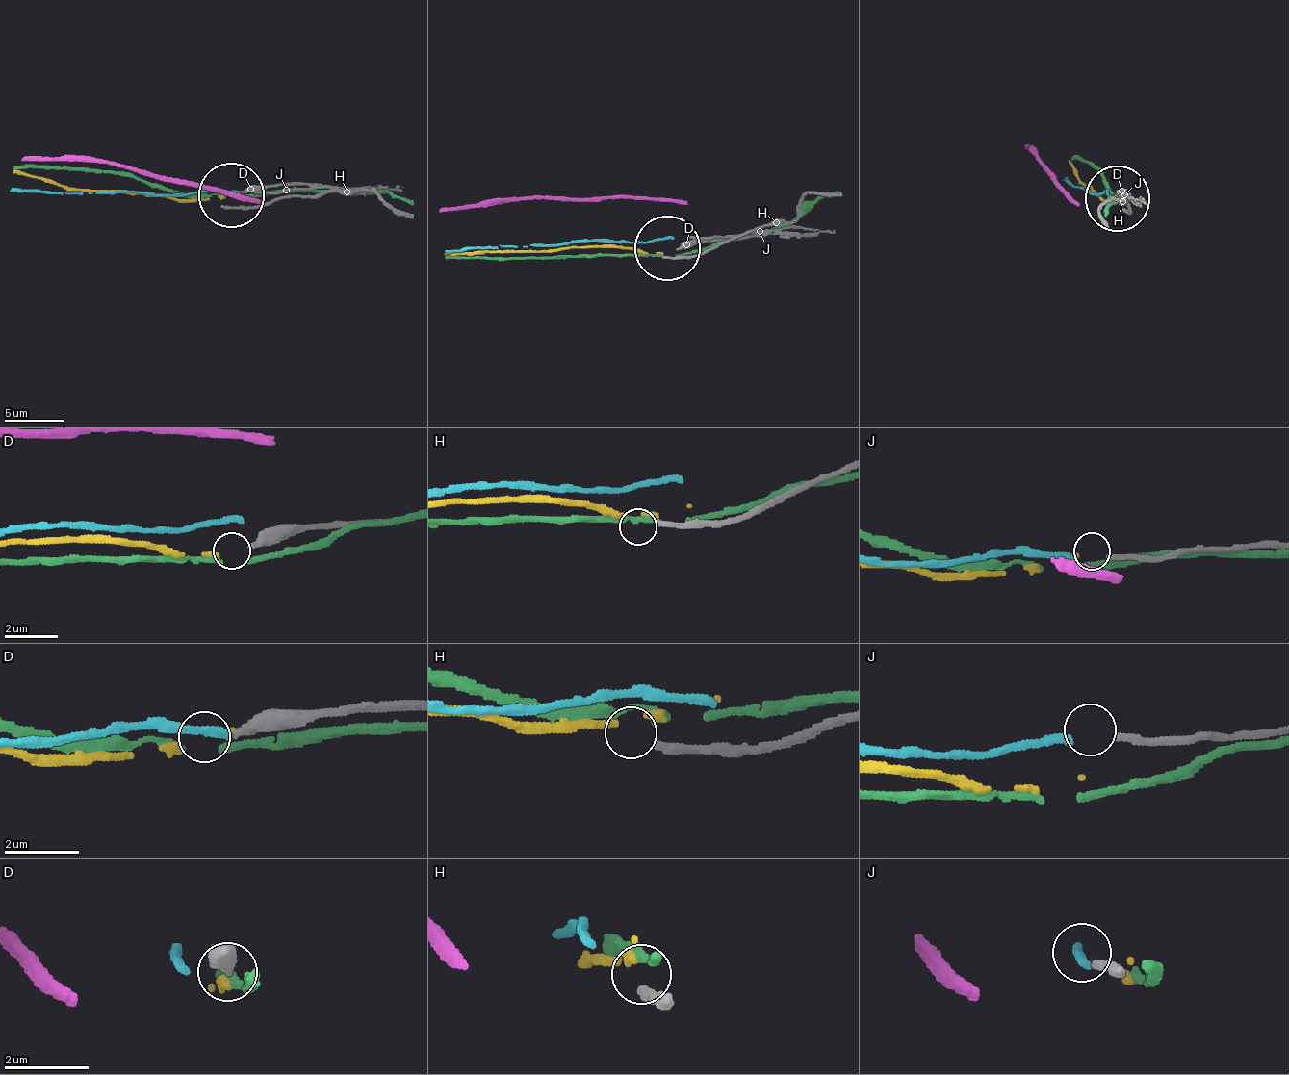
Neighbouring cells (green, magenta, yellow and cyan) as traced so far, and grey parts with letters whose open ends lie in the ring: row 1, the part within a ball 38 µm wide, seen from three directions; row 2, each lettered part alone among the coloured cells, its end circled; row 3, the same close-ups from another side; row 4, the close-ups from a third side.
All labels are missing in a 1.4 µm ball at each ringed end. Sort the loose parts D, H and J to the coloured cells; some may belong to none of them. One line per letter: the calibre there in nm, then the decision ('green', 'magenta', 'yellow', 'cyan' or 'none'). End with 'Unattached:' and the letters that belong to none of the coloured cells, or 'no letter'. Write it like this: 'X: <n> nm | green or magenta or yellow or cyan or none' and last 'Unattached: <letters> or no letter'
D: 320 nm | yellow
H: 220 nm | none
J: 180 nm | cyan
Unattached: H

